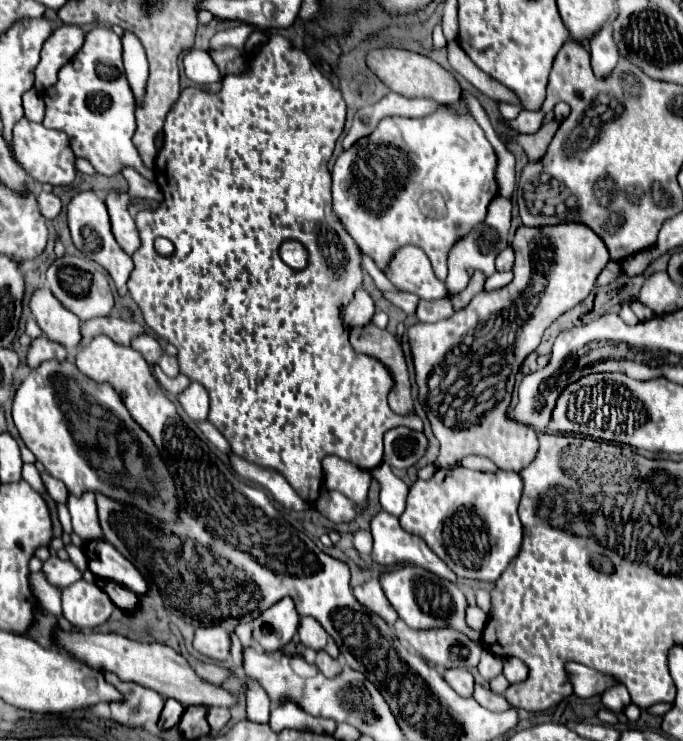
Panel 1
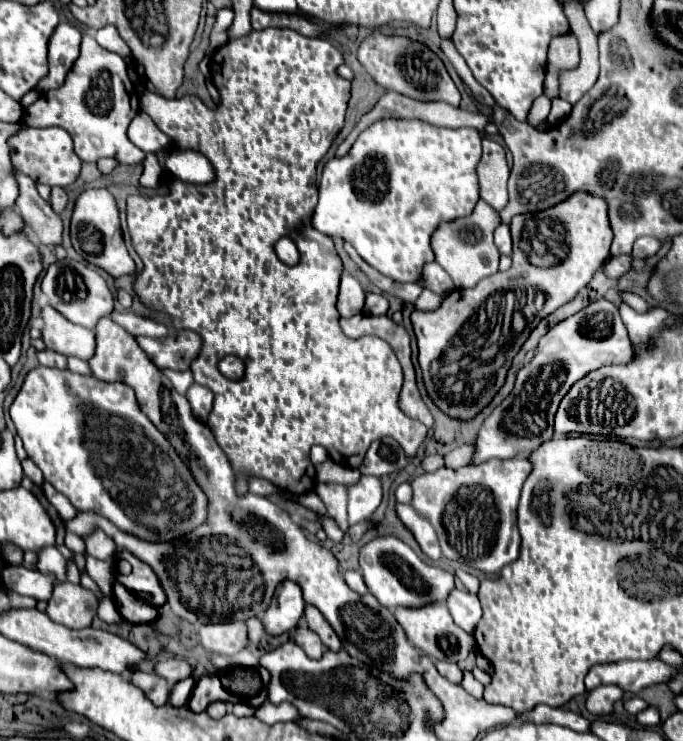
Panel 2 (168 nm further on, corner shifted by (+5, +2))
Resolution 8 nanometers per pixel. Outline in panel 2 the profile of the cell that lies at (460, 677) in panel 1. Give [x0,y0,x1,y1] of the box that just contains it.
[435,662,463,682]

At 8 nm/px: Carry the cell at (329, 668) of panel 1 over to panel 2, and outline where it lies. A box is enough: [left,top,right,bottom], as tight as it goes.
[293,626,325,658]

